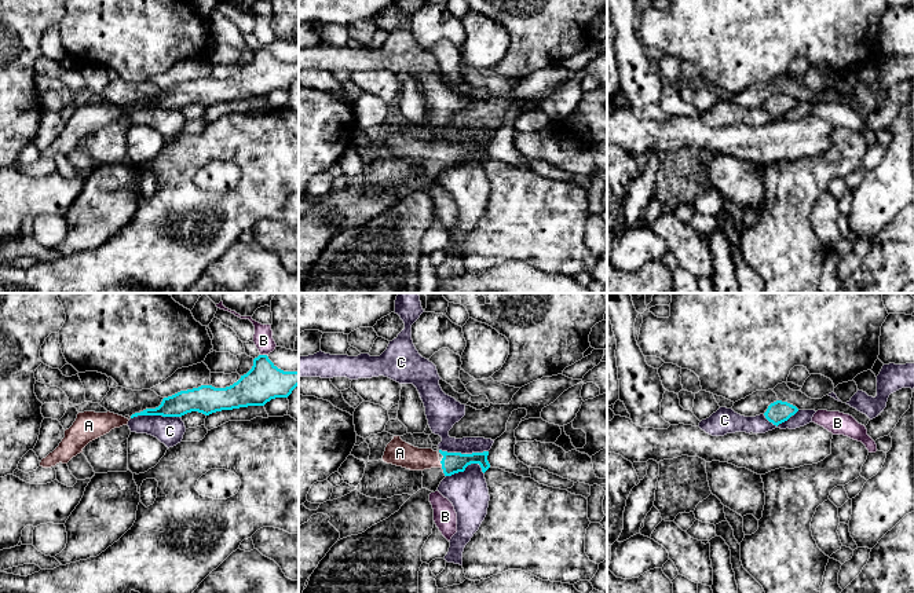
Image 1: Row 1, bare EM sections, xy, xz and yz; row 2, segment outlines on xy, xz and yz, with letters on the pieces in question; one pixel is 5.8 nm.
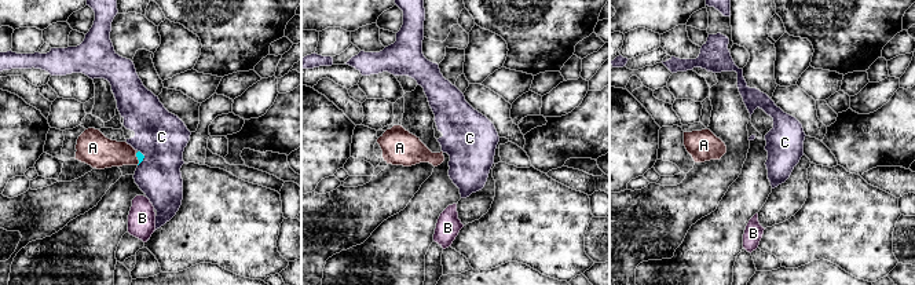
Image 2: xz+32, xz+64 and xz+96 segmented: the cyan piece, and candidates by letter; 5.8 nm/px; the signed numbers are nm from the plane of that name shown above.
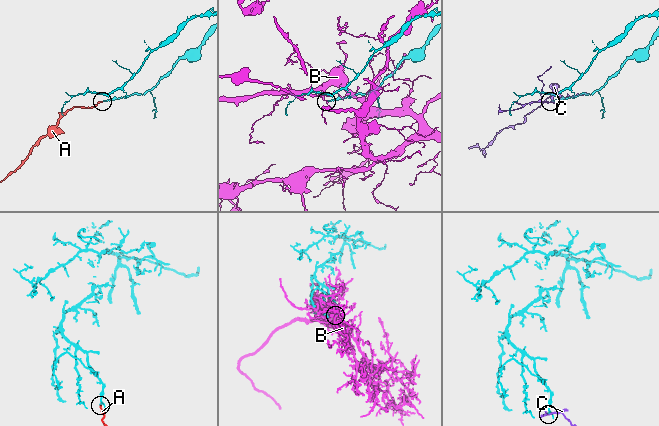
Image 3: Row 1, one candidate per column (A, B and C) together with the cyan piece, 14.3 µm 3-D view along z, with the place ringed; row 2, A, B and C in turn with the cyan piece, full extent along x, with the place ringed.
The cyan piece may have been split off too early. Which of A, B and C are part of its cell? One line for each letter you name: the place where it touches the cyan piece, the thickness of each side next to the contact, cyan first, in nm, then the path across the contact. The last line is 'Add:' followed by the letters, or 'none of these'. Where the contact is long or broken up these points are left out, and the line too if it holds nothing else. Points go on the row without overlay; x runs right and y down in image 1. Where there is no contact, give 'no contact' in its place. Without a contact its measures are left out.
A: xz (441, 154) | 130/150 nm | across xz (452, 154), (441, 154), (399, 145)
Add: A

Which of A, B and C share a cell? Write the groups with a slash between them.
A / B / C

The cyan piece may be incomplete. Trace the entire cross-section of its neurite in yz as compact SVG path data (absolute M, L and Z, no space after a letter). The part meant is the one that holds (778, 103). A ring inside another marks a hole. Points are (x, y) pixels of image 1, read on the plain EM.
M776 92L771 95L764 105L765 110L774 117L779 117L794 107L798 100L787 94Z

